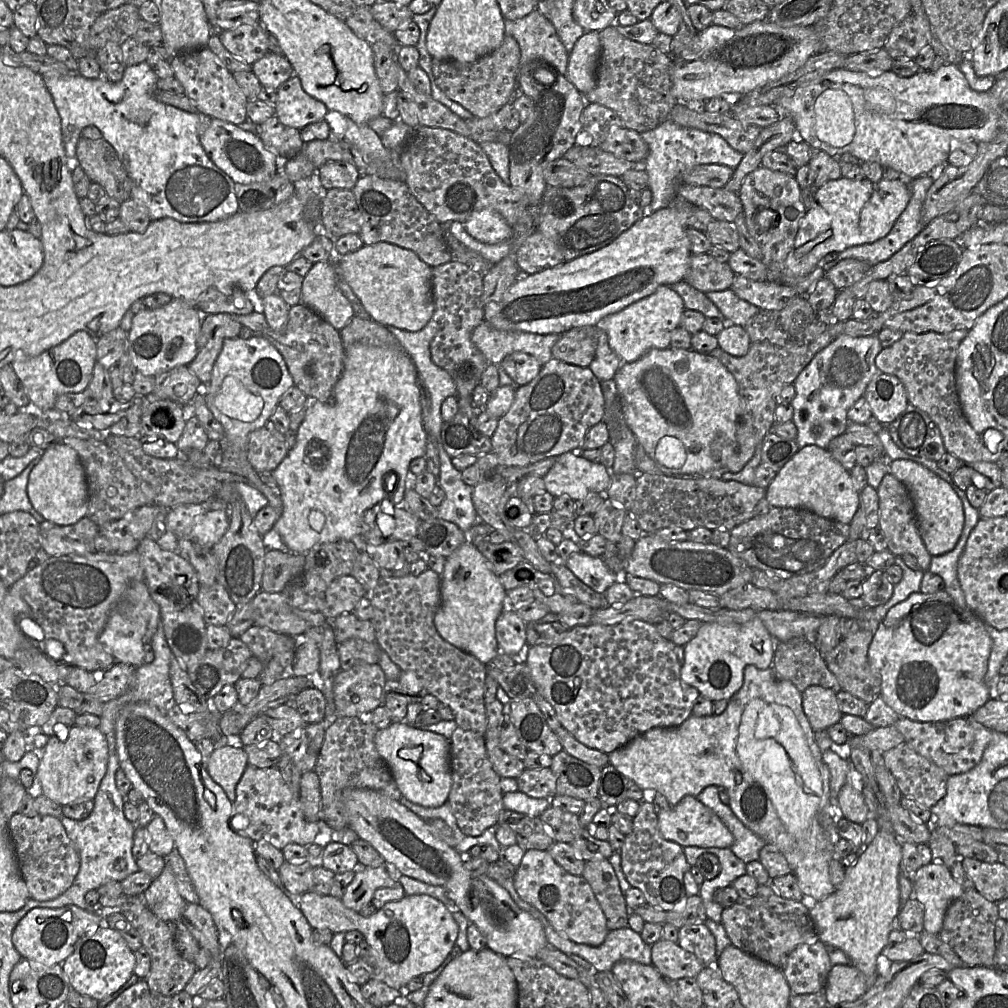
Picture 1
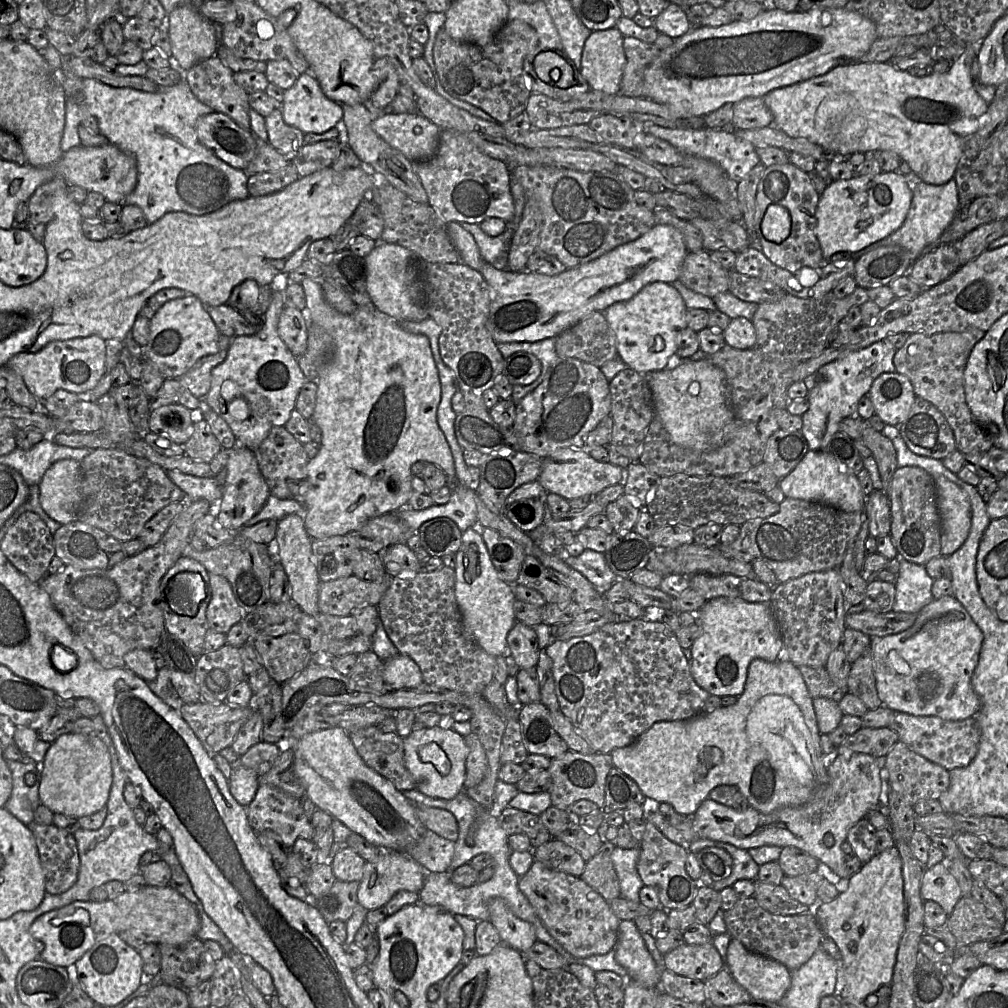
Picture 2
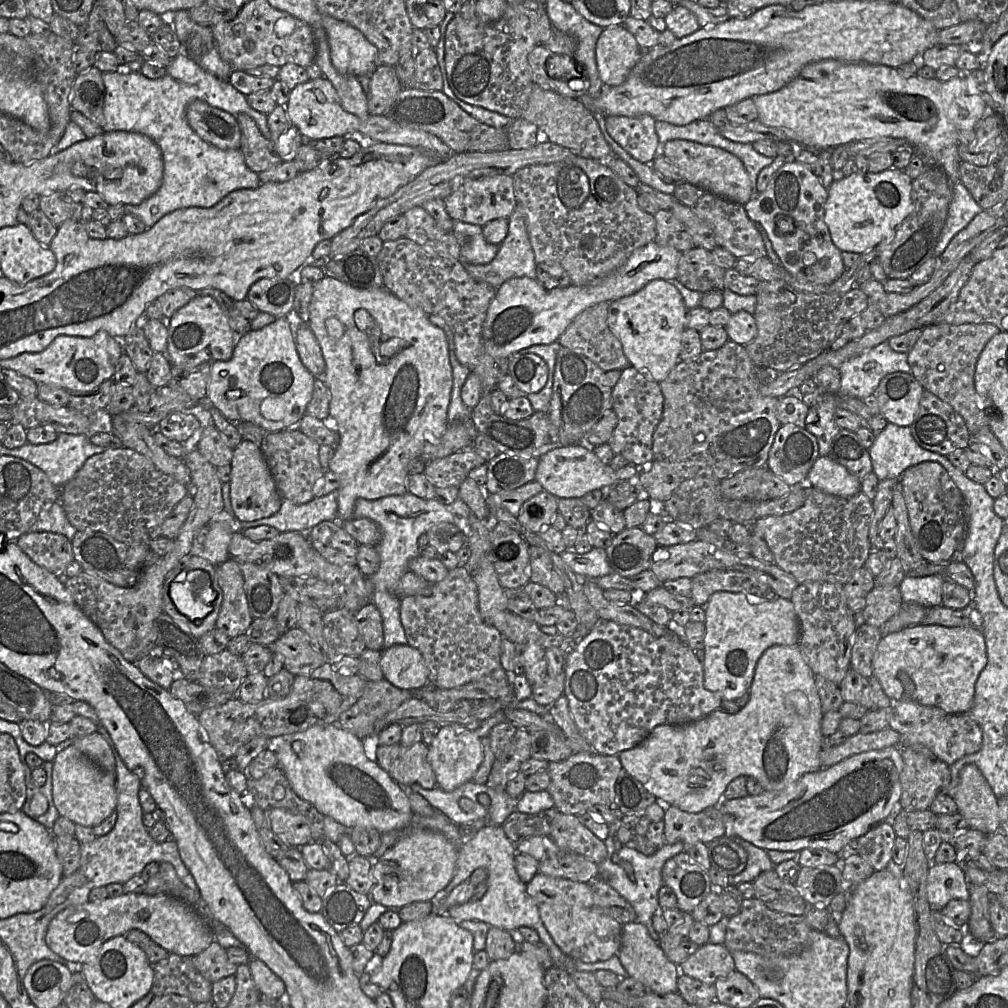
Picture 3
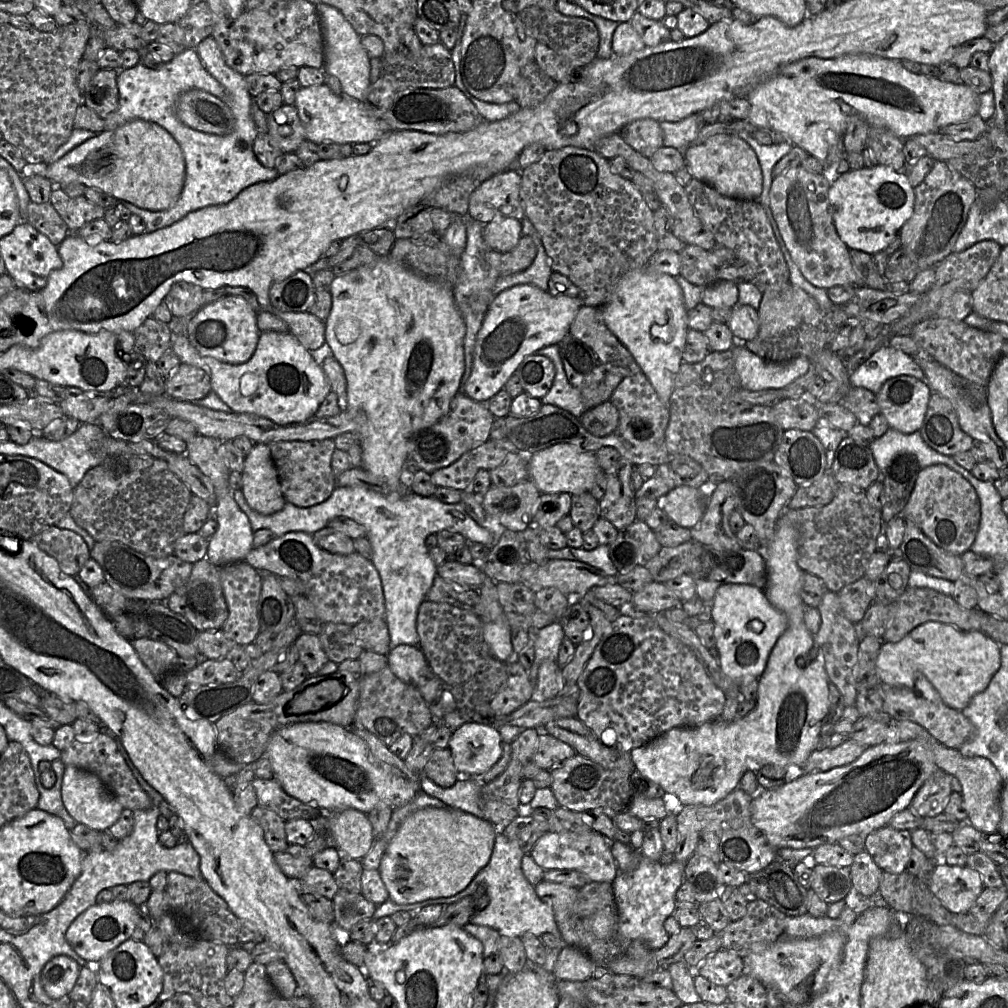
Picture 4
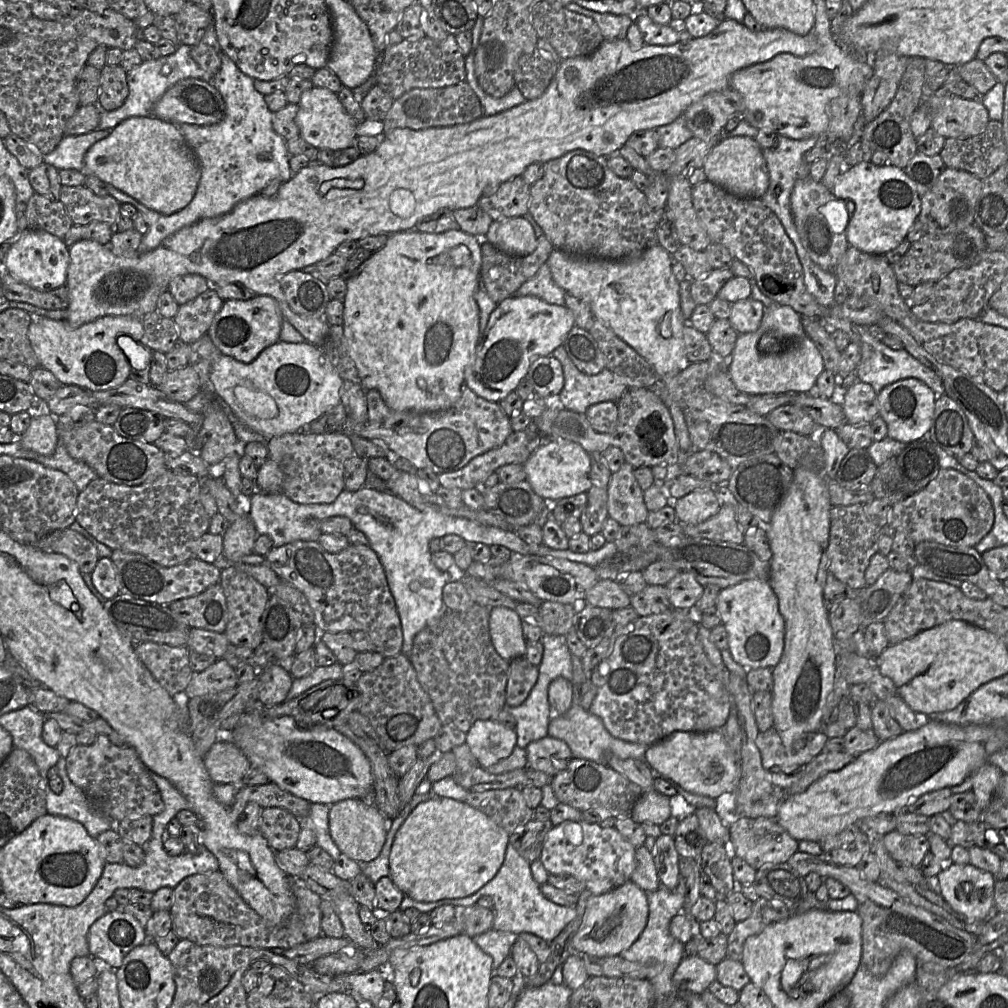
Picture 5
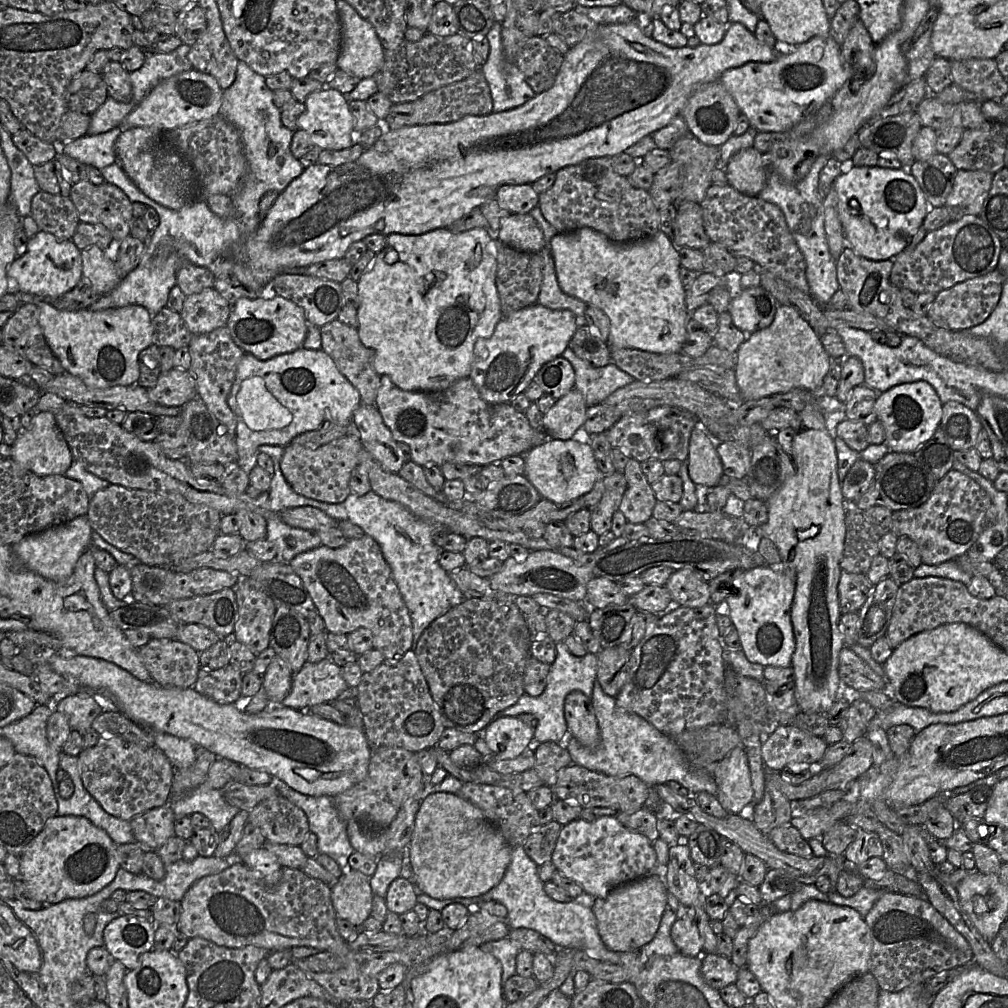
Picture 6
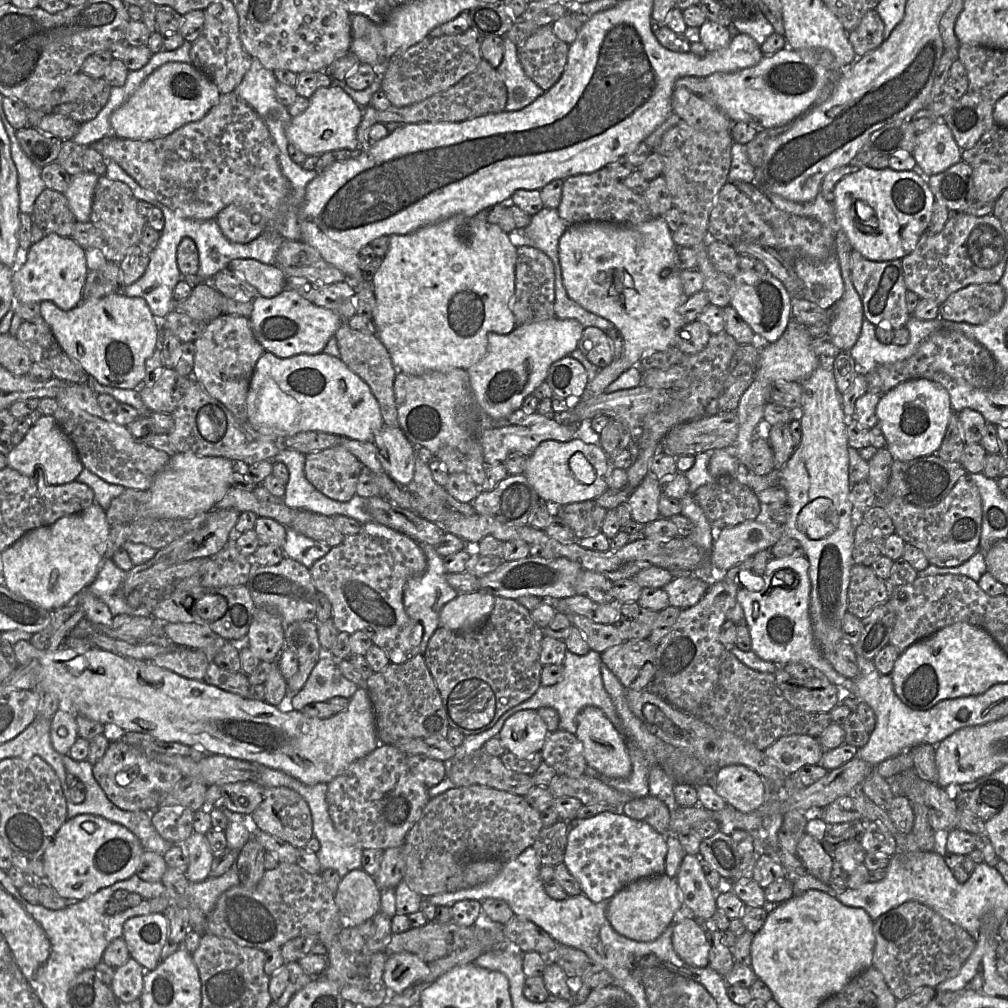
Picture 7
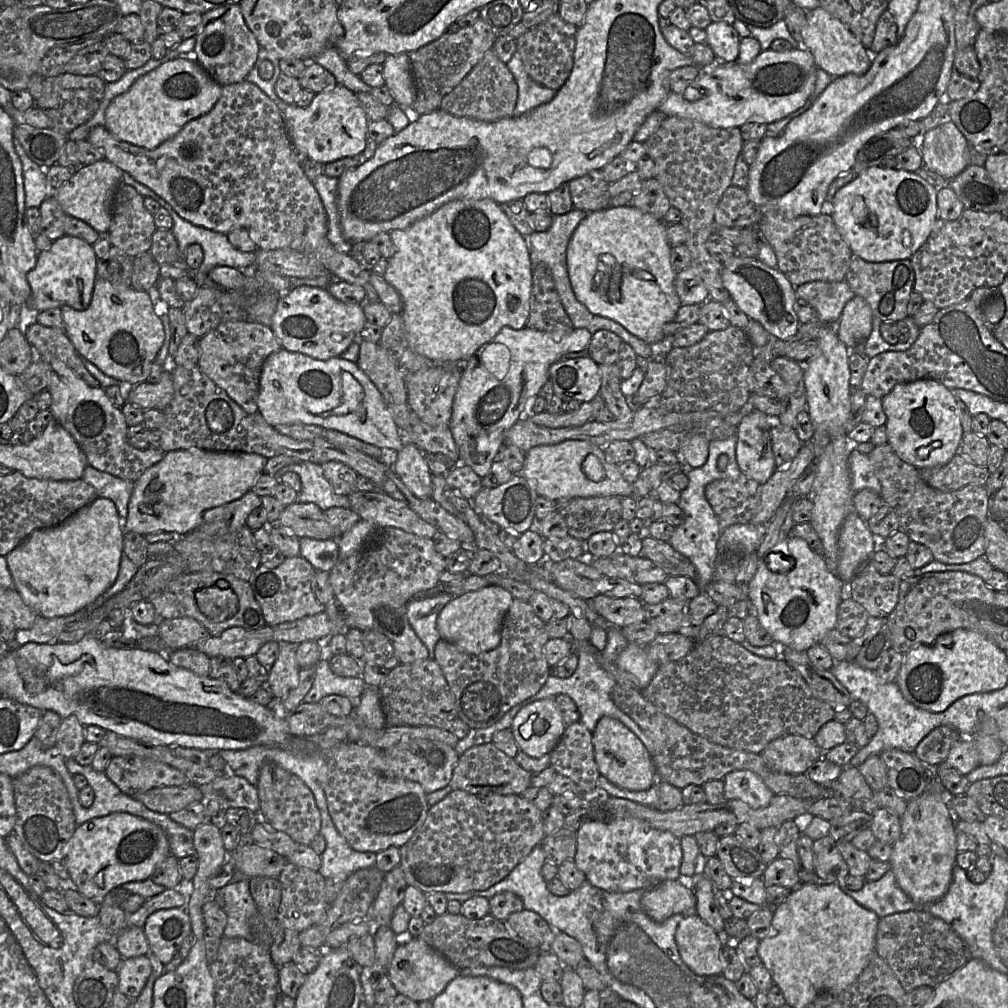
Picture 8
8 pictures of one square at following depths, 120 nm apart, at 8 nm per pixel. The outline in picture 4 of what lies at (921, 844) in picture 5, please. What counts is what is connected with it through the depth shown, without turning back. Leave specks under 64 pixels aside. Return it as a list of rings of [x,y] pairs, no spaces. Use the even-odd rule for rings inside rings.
[[[885,825],[863,838],[864,850],[884,872],[899,874],[906,871],[914,848],[911,831]]]

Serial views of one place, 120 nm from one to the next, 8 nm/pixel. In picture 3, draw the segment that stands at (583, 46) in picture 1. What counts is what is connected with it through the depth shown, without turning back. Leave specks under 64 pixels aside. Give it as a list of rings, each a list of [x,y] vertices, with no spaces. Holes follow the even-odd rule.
[[[624,25],[604,28],[595,48],[599,77],[606,86],[622,84],[642,56],[642,49]]]

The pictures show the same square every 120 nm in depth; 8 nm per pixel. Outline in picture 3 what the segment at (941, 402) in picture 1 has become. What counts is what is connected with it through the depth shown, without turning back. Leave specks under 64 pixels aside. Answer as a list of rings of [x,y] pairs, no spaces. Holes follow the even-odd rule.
[[[990,323],[933,324],[922,329],[921,336],[907,354],[911,374],[922,385],[959,413],[971,436],[988,426],[987,413],[975,389],[975,370],[978,358],[989,340],[1002,331]]]

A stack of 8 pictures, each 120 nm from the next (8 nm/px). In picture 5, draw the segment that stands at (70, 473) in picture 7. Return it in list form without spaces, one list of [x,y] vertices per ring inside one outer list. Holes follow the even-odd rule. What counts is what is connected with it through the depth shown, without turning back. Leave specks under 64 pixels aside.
[[[52,414],[33,417],[27,431],[19,439],[27,450],[41,455],[53,454],[59,439],[56,417]]]

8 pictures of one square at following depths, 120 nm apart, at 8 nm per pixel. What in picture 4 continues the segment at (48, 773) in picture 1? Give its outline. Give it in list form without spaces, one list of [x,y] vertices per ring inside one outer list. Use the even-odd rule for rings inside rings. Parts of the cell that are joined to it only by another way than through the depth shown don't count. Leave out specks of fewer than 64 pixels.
[[[65,766],[61,798],[67,812],[77,823],[100,832],[107,831],[124,809],[98,776],[73,766]]]

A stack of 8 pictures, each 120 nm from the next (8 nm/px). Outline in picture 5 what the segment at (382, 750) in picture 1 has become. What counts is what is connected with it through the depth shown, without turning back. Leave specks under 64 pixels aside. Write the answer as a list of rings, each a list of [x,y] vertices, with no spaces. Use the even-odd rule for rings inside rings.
[[[477,720],[466,735],[465,744],[482,768],[488,768],[507,758],[517,744],[515,729],[495,720]]]

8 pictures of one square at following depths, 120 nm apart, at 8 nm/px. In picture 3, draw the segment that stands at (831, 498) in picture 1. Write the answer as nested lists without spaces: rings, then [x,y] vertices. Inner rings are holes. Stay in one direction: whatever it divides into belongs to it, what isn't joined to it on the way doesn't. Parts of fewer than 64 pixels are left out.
[[[819,456],[810,469],[806,483],[826,493],[850,497],[861,490],[858,477],[829,456]]]

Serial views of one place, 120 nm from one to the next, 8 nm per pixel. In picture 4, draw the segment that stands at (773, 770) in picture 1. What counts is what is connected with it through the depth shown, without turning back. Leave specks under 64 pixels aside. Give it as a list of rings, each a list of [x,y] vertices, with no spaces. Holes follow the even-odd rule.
[[[779,519],[777,520],[777,527],[775,530],[775,534],[773,540],[767,545],[762,545],[758,553],[765,559],[766,561],[766,569],[767,569],[767,584],[766,589],[764,592],[766,598],[770,602],[770,604],[776,608],[777,610],[781,611],[785,614],[788,621],[788,626],[784,633],[780,636],[777,640],[776,644],[774,645],[772,651],[767,660],[766,667],[762,675],[758,678],[758,697],[756,700],[756,704],[754,709],[744,718],[742,719],[735,719],[731,722],[724,722],[720,718],[714,719],[712,721],[703,723],[701,725],[695,727],[676,727],[671,728],[668,731],[660,734],[653,740],[649,741],[645,745],[635,748],[630,751],[631,758],[634,762],[636,771],[640,773],[642,776],[656,782],[659,784],[666,793],[676,795],[681,803],[684,806],[691,806],[691,805],[704,805],[704,806],[711,806],[726,797],[730,792],[737,789],[739,781],[742,775],[747,770],[757,771],[764,765],[772,764],[778,765],[780,767],[787,767],[787,762],[785,759],[785,755],[788,755],[788,758],[792,756],[792,760],[800,761],[802,758],[809,757],[811,753],[817,749],[818,740],[820,737],[820,729],[822,724],[825,722],[826,715],[829,709],[829,690],[828,684],[829,679],[825,670],[825,662],[824,662],[824,655],[823,651],[820,649],[818,652],[818,648],[814,646],[814,638],[812,633],[806,627],[804,622],[804,612],[807,606],[801,597],[801,588],[802,588],[802,577],[804,576],[805,571],[803,571],[797,563],[798,557],[798,531],[792,524],[780,524]]]

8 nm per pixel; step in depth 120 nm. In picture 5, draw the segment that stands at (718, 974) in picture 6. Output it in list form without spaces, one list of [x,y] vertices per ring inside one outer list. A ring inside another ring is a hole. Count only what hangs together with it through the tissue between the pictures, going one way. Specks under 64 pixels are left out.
[[[696,954],[685,956],[673,975],[676,985],[696,994],[708,990],[708,986],[716,980],[716,965],[704,961]]]

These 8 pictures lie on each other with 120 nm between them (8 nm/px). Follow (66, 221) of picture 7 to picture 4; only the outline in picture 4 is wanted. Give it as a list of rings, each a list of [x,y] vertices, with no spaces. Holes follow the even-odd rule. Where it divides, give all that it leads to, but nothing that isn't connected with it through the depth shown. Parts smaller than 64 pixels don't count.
[[[30,201],[26,222],[45,235],[55,246],[59,246],[69,234],[66,223],[50,203],[37,204]]]

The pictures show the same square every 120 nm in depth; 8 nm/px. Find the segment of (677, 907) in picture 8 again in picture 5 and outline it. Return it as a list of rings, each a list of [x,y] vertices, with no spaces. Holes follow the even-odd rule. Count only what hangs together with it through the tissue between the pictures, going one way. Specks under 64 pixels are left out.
[[[632,881],[601,895],[590,896],[583,922],[573,938],[576,953],[594,957],[620,955],[640,937],[648,920],[647,892]]]

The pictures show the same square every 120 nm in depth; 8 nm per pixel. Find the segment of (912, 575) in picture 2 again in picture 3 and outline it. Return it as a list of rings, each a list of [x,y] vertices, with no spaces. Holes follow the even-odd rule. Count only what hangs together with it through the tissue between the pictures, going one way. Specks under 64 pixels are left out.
[[[945,575],[906,576],[899,585],[903,602],[924,607],[942,605],[942,586]]]

